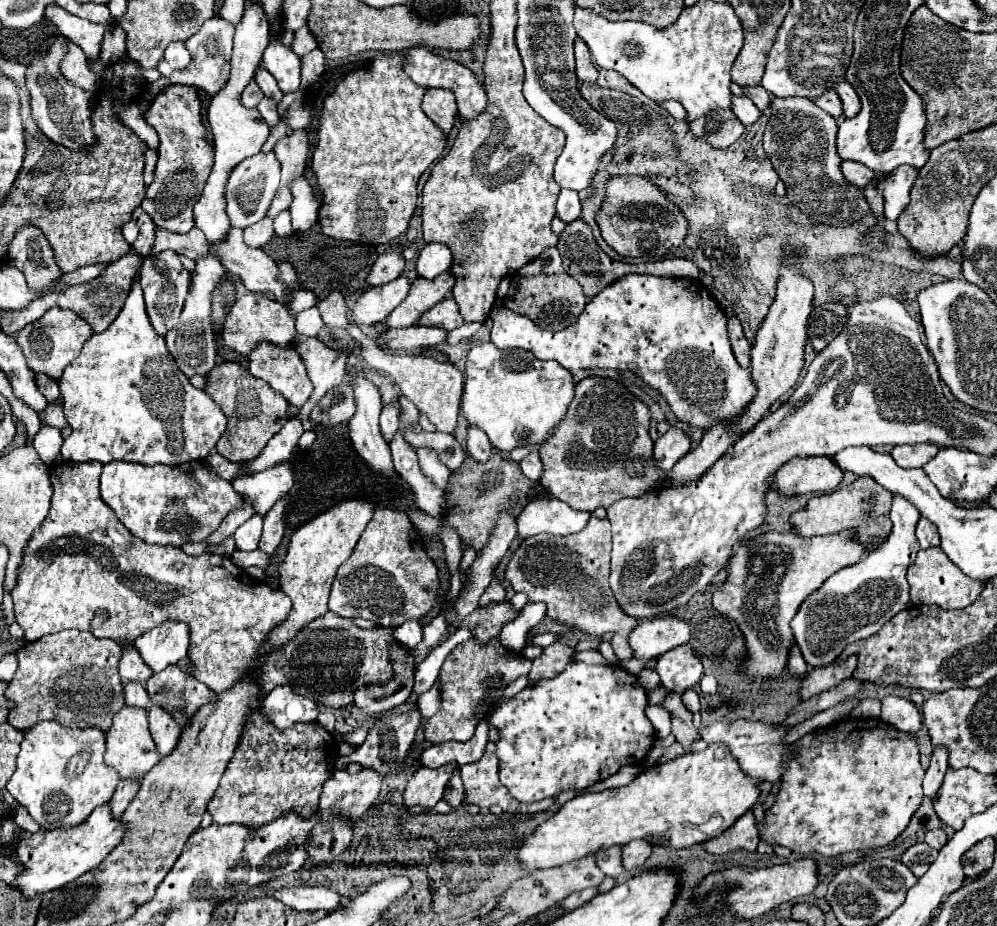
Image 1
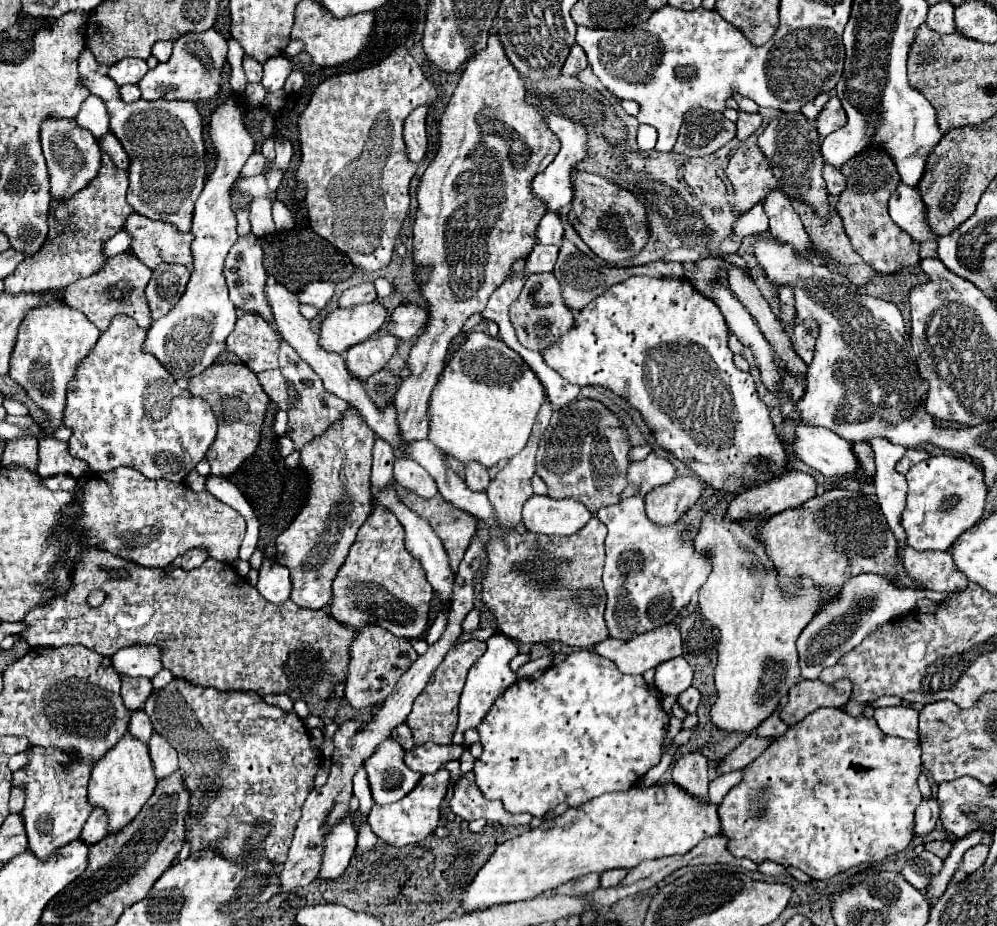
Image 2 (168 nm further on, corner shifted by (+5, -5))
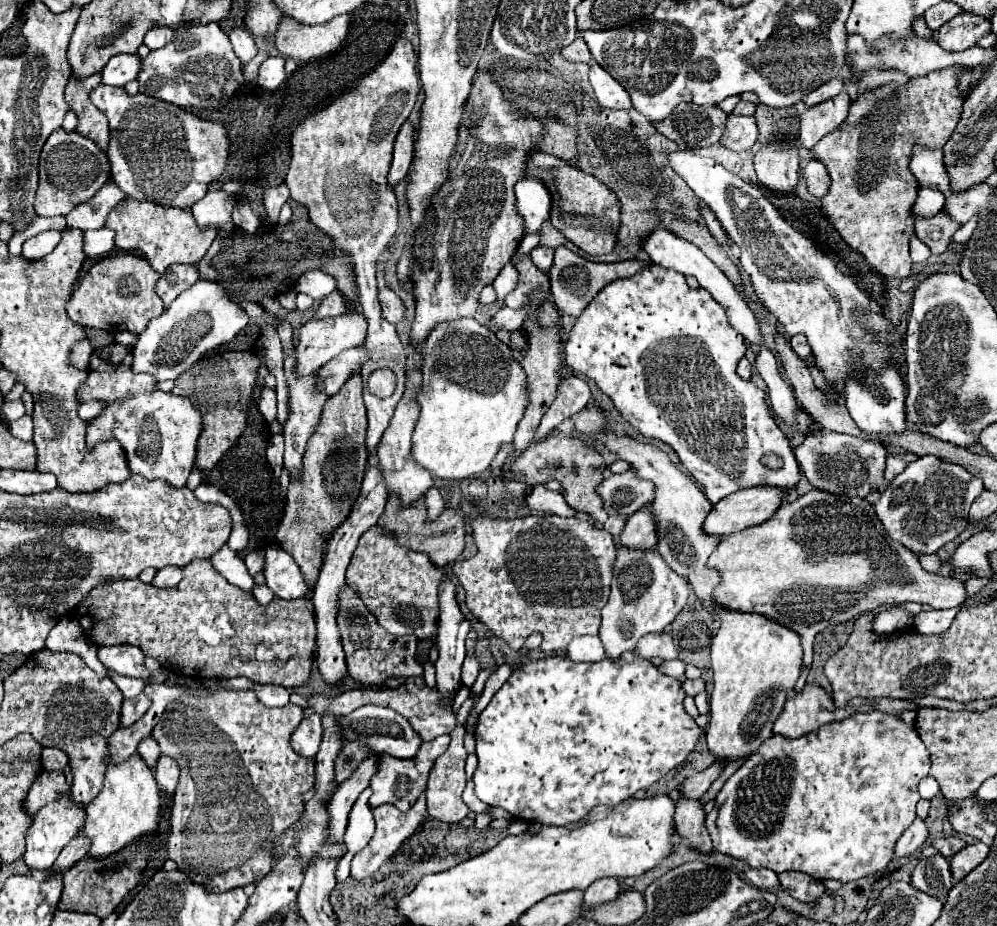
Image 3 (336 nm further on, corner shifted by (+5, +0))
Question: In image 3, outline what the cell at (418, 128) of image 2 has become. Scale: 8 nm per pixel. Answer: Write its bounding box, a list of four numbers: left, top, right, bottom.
[387,121,415,187]

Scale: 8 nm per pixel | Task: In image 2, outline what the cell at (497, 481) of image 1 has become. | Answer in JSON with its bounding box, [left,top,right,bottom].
[395,482,477,574]

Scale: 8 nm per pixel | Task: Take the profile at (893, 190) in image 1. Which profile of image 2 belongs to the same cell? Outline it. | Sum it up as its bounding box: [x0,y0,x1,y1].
[889,184,935,242]

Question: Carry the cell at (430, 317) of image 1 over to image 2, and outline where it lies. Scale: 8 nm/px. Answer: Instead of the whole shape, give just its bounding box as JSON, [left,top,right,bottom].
[387,304,429,340]

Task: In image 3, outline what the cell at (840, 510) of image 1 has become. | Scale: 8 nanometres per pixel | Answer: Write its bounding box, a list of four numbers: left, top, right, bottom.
[707,489,965,668]

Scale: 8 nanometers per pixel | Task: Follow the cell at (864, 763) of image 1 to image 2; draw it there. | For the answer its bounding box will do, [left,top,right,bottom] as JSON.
[719,708,921,880]

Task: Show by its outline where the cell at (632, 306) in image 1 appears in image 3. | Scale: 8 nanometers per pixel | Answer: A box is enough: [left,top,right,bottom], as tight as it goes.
[565,263,801,505]

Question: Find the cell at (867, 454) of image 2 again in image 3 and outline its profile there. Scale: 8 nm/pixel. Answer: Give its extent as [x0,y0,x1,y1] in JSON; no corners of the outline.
[795,429,887,497]

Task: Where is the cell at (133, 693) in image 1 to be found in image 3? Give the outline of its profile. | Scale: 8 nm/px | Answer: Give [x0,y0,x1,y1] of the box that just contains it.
[137,737,161,769]

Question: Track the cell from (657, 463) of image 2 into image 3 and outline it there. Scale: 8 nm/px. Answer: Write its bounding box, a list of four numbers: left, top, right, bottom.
[597,469,653,515]

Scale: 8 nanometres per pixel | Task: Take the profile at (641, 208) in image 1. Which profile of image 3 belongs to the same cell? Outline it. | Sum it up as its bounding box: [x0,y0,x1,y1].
[525,151,621,255]

